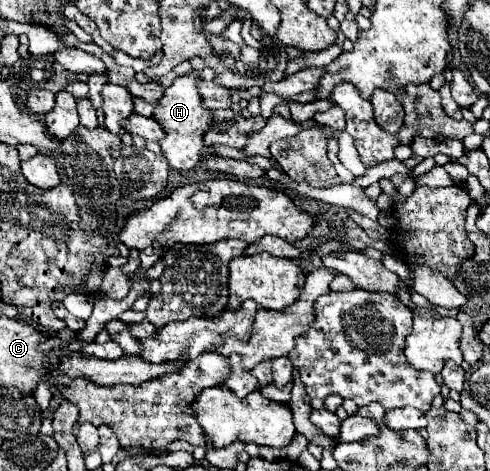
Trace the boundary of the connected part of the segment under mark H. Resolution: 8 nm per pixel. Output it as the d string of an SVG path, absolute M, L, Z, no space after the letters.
M193 70L191 74L185 74L185 76L177 76L175 82L165 90L163 98L159 100L153 112L153 116L159 120L159 124L167 132L167 138L161 140L163 156L169 160L169 166L175 170L191 170L199 164L199 156L205 146L203 136L209 130L209 124L213 122L209 108L201 106L201 94L199 94L197 82L201 82L199 70Z

